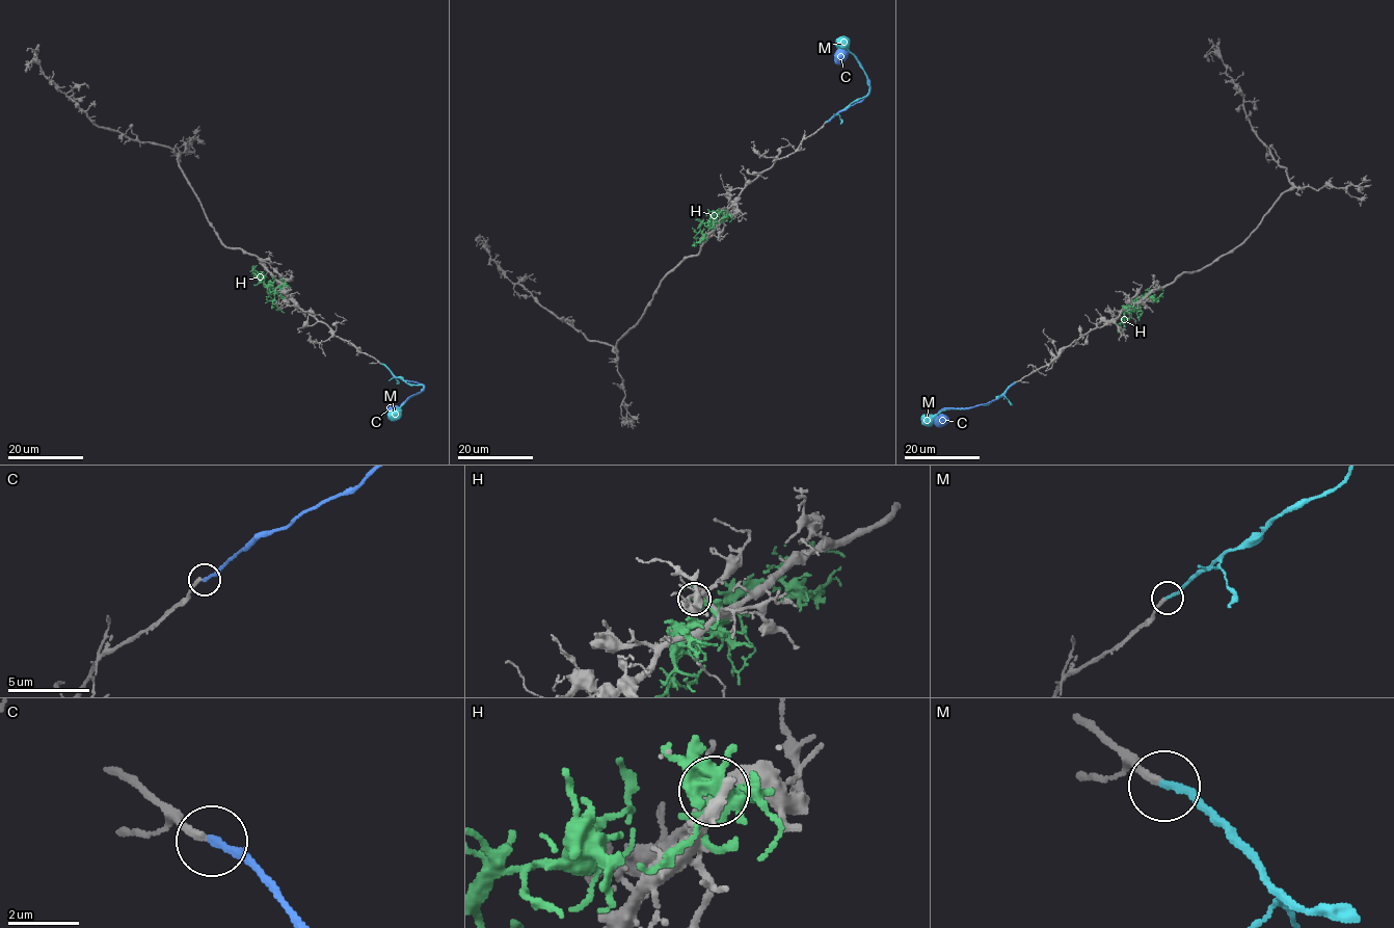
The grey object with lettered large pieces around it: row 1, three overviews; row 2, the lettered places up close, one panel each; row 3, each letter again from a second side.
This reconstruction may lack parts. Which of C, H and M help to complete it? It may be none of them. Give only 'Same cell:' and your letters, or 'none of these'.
Same cell: C

